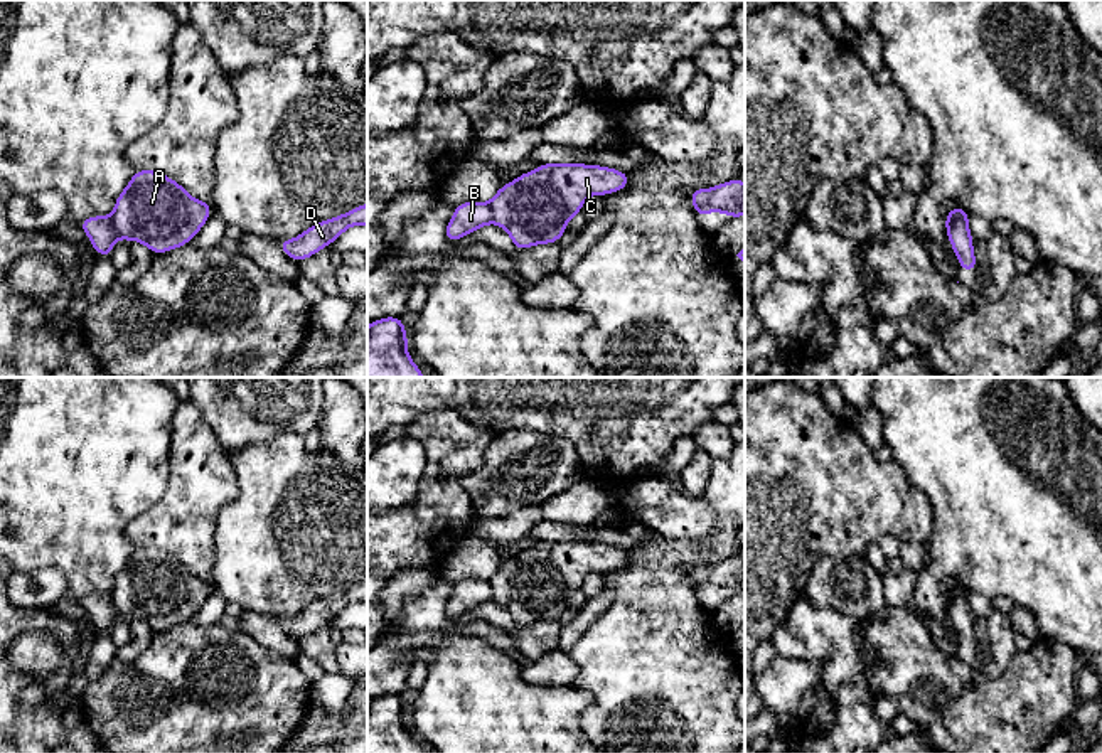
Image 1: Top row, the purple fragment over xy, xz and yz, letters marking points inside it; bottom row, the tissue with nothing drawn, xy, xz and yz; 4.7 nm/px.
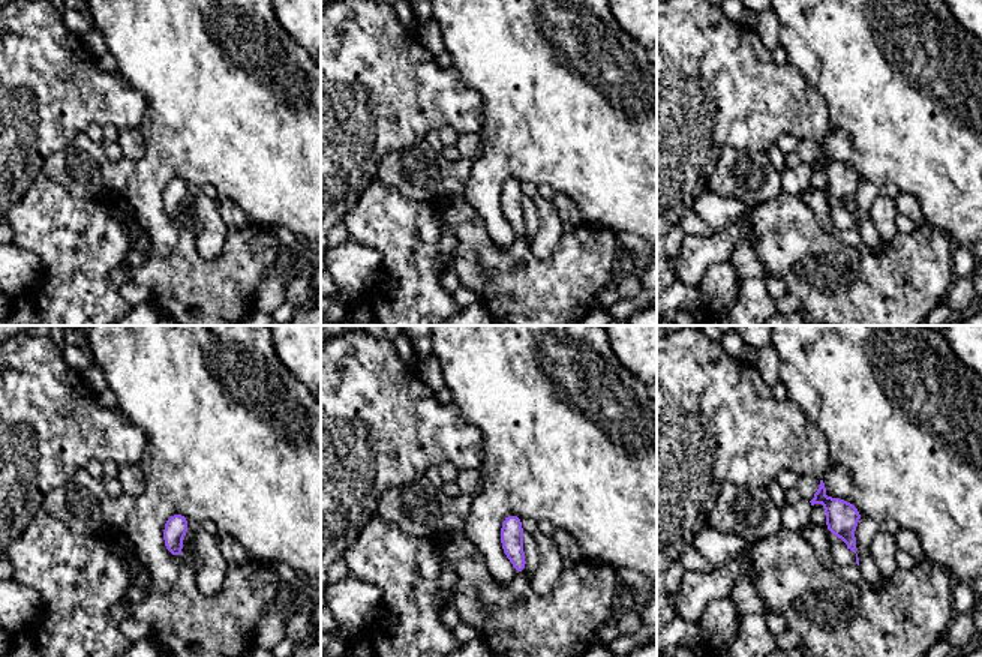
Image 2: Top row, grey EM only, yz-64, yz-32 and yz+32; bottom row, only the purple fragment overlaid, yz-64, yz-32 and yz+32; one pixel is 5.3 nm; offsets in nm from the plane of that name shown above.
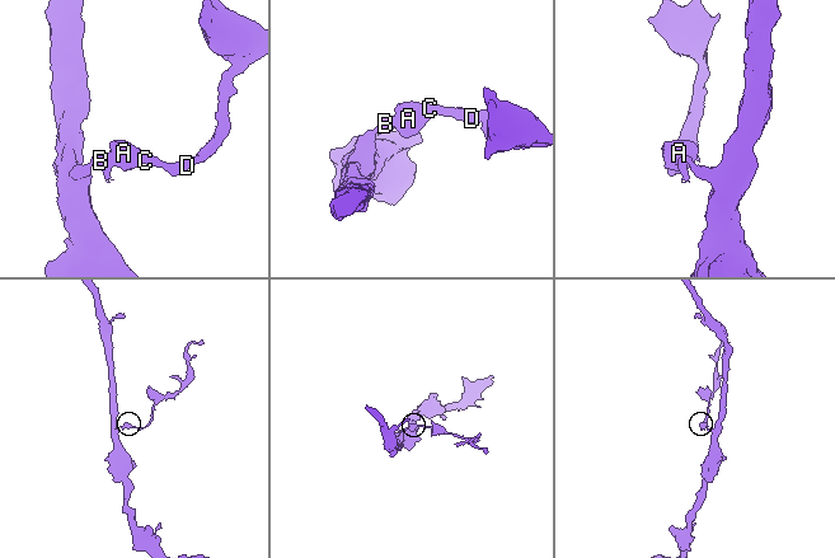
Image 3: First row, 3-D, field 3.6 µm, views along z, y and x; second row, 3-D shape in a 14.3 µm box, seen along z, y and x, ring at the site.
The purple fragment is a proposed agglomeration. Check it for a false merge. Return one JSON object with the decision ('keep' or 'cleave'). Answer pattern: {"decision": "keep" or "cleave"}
{"decision": "cleave"}

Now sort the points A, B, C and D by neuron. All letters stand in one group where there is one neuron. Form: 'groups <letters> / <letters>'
groups A C D / B

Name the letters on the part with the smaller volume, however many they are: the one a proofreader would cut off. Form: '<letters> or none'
A, C, D

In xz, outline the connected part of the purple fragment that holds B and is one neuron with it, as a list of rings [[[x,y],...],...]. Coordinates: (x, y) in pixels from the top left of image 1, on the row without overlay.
[[[467,578],[453,585],[453,593],[445,605],[445,617],[455,620],[475,606],[492,601],[492,585],[489,579]]]

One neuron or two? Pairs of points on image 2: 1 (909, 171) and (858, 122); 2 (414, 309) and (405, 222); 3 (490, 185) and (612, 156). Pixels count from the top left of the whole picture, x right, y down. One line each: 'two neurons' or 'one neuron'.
1: one neuron
2: one neuron
3: one neuron

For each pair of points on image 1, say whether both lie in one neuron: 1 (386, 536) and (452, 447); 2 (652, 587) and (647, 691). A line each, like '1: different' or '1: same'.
1: same
2: same

